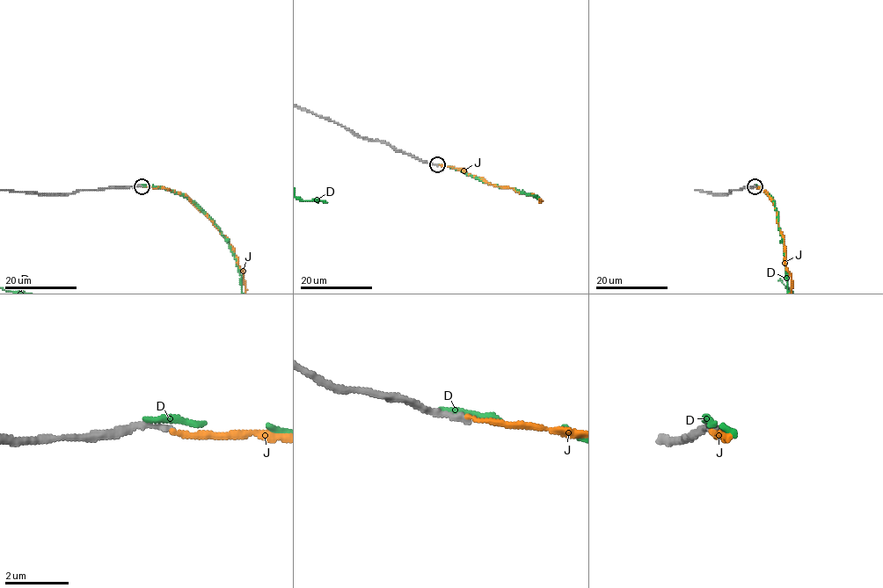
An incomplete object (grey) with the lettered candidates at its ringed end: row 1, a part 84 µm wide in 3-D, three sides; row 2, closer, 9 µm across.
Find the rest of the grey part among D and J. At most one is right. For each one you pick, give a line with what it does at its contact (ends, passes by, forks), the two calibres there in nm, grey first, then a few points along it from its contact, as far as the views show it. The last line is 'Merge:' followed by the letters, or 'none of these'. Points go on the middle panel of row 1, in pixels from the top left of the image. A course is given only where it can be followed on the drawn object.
J: It ends there. Thickness 160 nm (grey) against 130 nm
Merge: J

